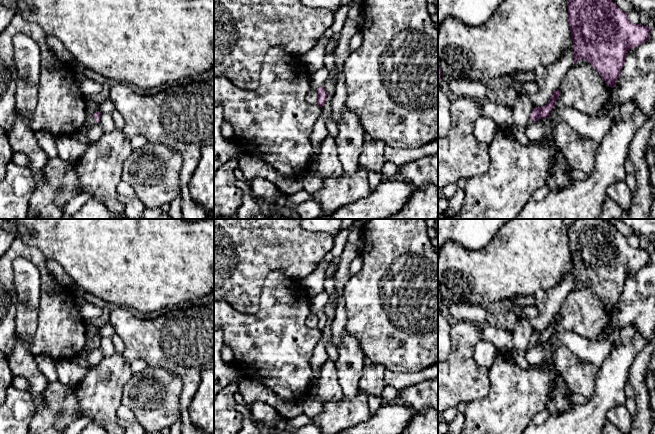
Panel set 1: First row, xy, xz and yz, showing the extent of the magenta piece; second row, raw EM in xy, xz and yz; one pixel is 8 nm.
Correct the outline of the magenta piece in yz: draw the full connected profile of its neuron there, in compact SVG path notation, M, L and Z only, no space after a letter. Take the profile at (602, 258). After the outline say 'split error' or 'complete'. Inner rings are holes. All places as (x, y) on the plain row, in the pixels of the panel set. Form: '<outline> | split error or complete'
M577 219L567 230L574 288L586 284L613 312L628 275L648 265L651 251L632 247L606 219Z | complete

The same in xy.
M101 335L96 336L94 339L86 340L84 350L91 352L93 349L99 347L100 346L100 339L101 339Z | split error

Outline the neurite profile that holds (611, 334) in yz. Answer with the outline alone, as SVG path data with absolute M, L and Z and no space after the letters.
M613 311L611 312L607 328L594 340L618 343L620 330L621 326L617 320L617 314Z

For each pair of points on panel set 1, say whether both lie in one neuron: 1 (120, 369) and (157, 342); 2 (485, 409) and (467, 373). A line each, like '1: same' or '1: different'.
1: different
2: different

